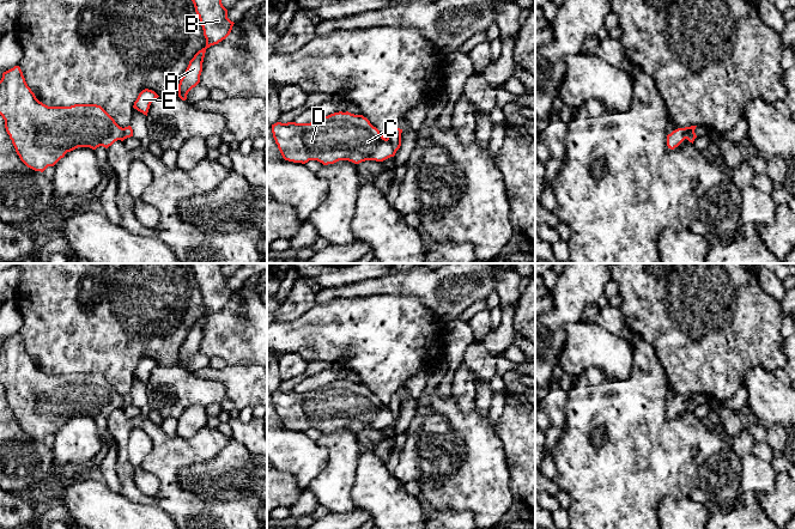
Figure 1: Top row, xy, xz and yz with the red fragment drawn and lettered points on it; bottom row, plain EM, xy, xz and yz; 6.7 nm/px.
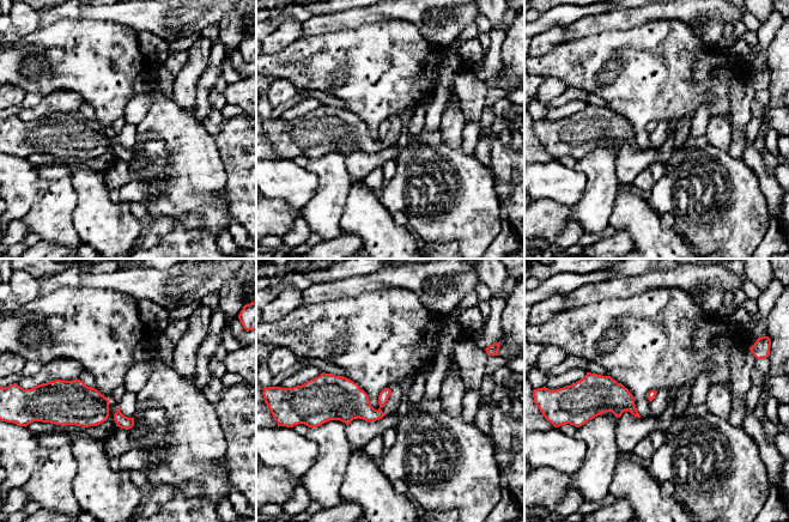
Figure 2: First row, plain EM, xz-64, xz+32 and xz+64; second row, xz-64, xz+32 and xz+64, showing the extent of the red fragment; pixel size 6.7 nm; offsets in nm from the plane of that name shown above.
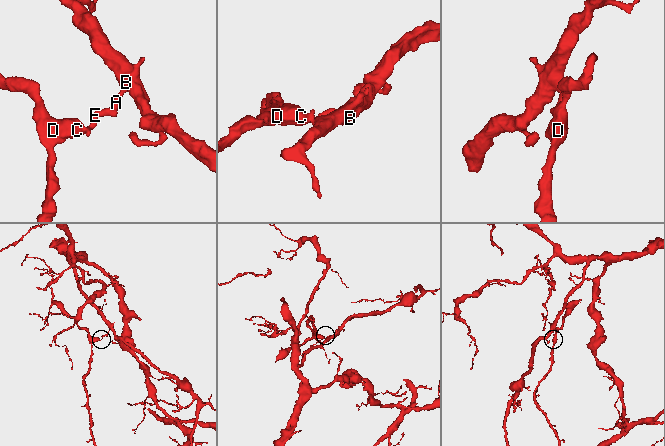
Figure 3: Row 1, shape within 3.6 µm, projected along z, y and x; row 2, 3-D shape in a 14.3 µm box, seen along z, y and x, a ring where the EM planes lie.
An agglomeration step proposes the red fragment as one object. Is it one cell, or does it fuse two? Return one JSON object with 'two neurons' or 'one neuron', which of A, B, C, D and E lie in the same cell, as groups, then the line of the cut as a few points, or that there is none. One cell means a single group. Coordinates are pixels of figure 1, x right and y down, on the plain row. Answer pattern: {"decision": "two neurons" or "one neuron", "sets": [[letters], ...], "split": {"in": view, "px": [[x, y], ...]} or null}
{"decision": "two neurons", "sets": [["A", "B", "E"], ["C", "D"]], "split": {"in": "xz", "px": [[387, 406], [396, 418]]}}

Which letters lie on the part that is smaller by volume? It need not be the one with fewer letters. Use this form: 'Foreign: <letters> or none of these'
Foreign: C, D

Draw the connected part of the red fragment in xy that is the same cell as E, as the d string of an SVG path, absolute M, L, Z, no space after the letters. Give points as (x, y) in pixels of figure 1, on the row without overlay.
M145 357L139 361L133 376L147 384L151 371L158 365L154 359Z

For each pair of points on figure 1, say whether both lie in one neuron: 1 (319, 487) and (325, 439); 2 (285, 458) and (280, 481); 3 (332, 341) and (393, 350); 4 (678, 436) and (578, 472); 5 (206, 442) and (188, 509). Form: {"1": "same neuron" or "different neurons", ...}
{"1": "same neuron", "2": "different neurons", "3": "same neuron", "4": "same neuron", "5": "same neuron"}

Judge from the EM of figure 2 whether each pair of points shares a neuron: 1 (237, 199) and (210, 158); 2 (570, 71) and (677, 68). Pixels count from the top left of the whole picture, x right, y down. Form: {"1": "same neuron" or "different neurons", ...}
{"1": "different neurons", "2": "same neuron"}

